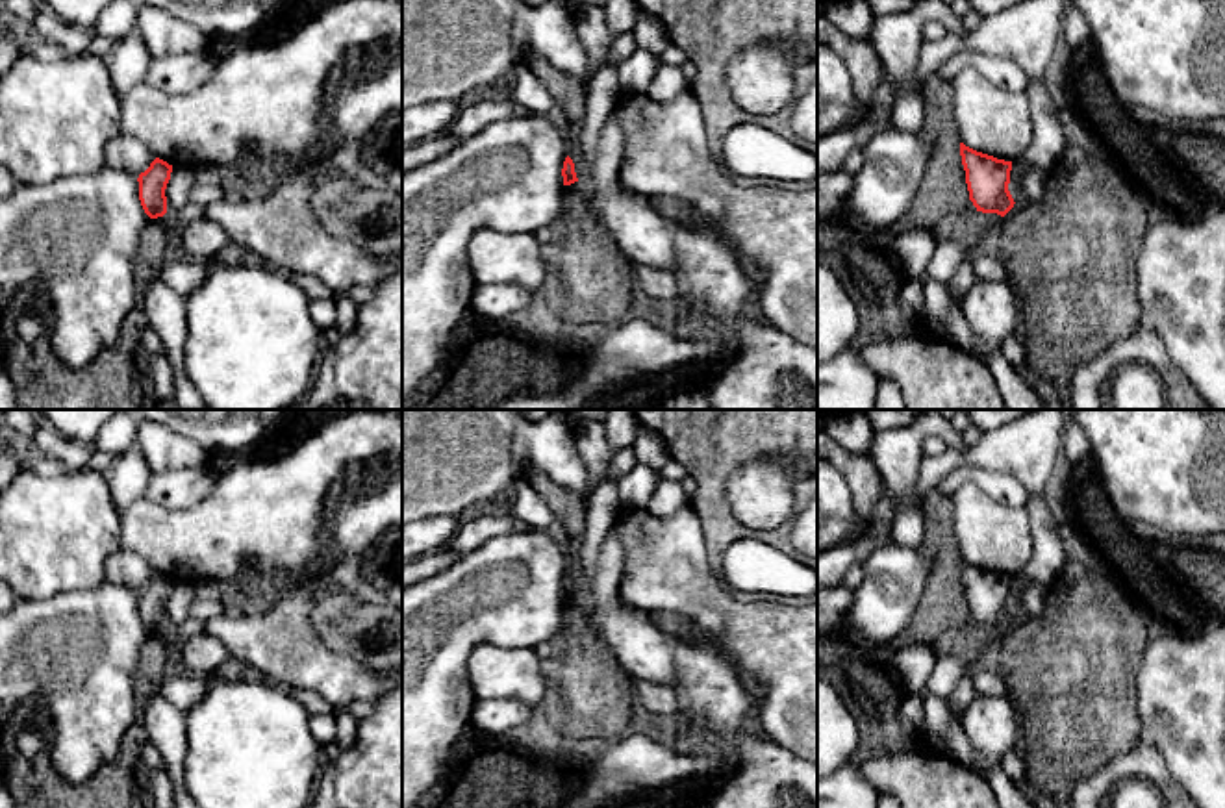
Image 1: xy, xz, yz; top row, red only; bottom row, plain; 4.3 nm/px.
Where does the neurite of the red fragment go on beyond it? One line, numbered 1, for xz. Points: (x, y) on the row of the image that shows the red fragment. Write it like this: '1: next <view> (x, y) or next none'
1: next none

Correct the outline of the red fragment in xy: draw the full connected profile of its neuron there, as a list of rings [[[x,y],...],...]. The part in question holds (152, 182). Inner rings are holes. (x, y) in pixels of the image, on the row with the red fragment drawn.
[[[156,158],[150,167],[139,174],[139,200],[145,213],[150,219],[163,217],[167,213],[165,189],[170,180],[172,165]]]

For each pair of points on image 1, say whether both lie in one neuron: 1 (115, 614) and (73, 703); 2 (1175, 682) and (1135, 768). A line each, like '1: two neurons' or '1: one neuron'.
1: one neuron
2: two neurons

